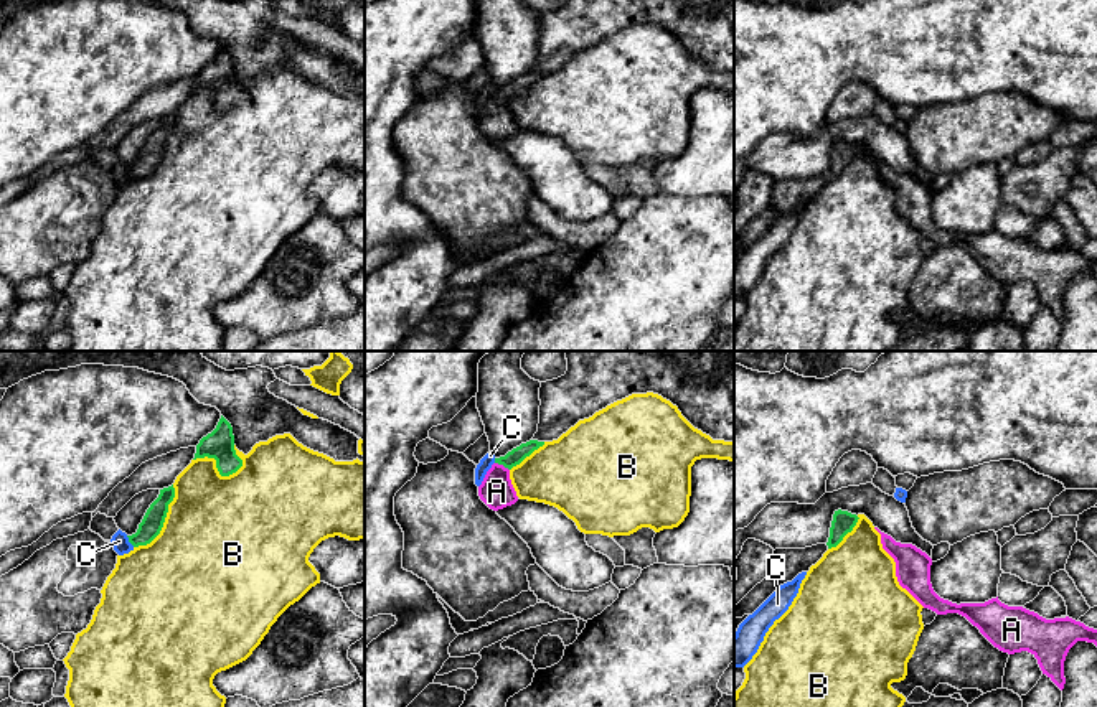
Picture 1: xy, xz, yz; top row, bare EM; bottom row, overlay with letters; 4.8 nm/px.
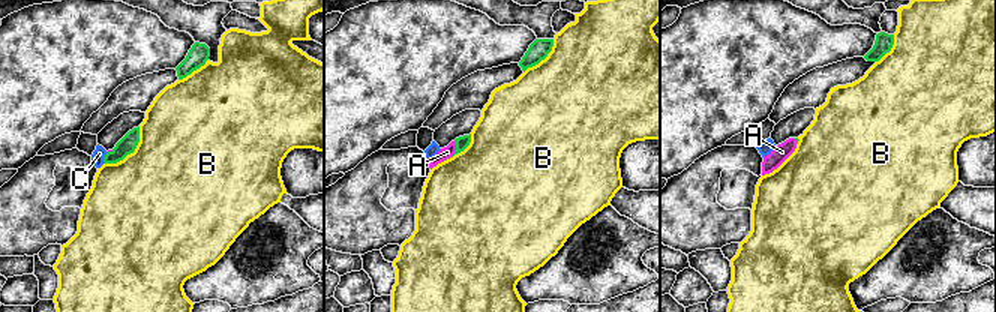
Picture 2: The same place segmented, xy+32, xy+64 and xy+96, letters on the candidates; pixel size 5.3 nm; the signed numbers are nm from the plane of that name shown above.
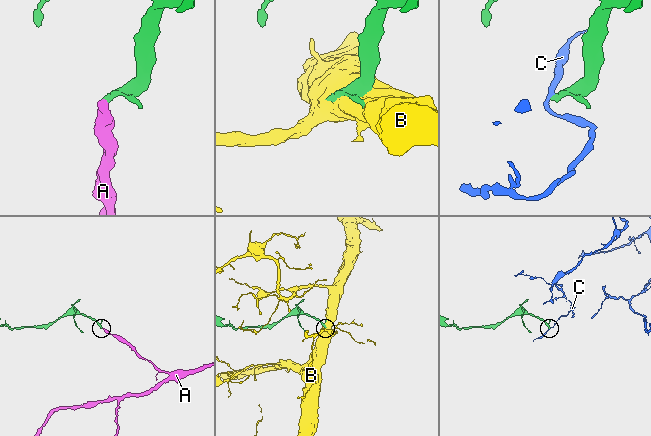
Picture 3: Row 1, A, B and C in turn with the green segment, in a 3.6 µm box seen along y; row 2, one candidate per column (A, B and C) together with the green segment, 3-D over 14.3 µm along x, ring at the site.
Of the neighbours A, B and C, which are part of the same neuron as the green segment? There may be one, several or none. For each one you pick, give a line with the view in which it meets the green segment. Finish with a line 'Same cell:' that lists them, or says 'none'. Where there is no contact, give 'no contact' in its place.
A: xz
Same cell: A

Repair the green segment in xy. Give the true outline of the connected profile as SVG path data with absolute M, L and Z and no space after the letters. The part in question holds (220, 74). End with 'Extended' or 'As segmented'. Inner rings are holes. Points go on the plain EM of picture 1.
M223 46L216 59L196 76L193 91L205 87L216 91L216 99L221 107L229 107L242 97L242 91L234 81L233 58Z. As segmented

